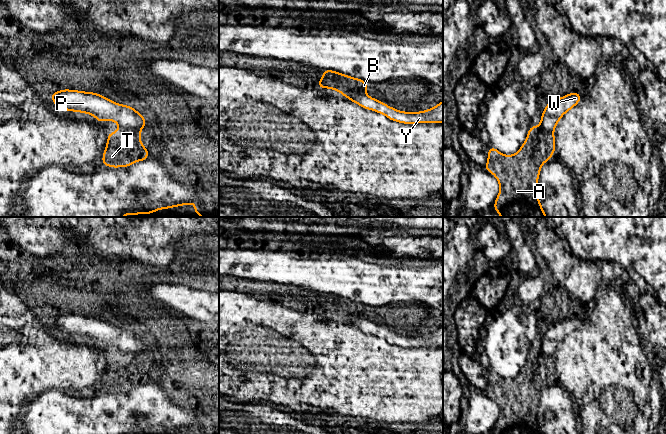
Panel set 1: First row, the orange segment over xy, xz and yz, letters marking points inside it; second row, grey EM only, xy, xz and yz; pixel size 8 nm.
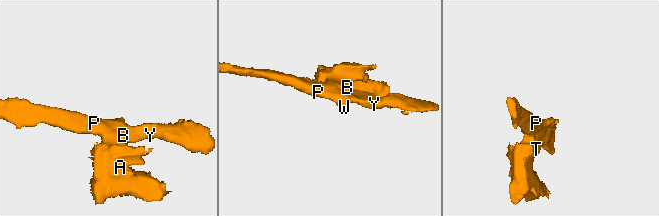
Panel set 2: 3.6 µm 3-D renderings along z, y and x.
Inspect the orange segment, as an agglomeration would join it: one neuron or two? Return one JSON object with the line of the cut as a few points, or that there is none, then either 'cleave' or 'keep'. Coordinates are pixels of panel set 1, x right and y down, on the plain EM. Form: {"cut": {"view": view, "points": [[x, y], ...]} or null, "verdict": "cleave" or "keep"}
{"cut": {"view": "xy", "points": [[120, 349], [126, 352], [141, 352]]}, "verdict": "cleave"}

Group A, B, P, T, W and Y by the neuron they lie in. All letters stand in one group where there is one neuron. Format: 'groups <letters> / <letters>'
groups A B T / P W Y

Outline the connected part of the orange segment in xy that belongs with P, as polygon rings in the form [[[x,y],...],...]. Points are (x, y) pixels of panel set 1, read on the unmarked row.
[[[63,313],[50,319],[56,331],[63,334],[87,337],[99,347],[111,344],[123,352],[143,352],[147,345],[134,331],[118,328],[94,316]]]

